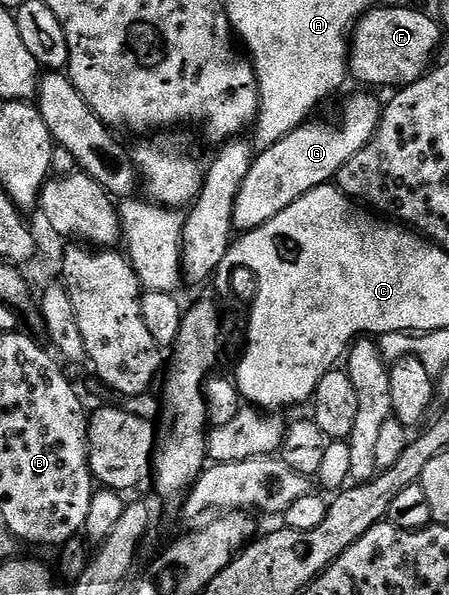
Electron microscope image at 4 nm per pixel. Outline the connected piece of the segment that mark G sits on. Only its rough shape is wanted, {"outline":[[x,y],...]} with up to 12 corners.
{"outline":[[382,100],[306,121],[254,158],[234,232],[324,187],[372,141]]}

